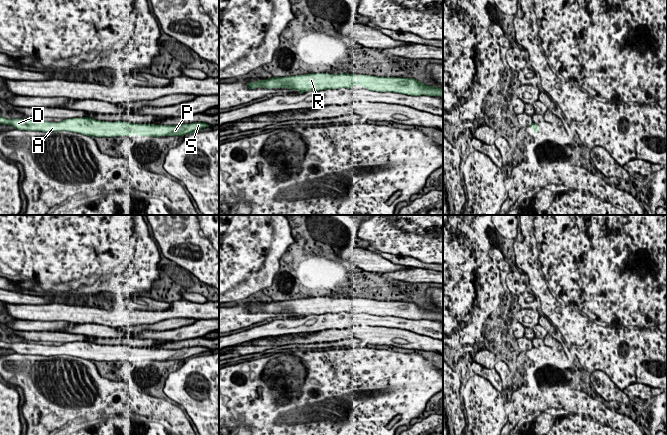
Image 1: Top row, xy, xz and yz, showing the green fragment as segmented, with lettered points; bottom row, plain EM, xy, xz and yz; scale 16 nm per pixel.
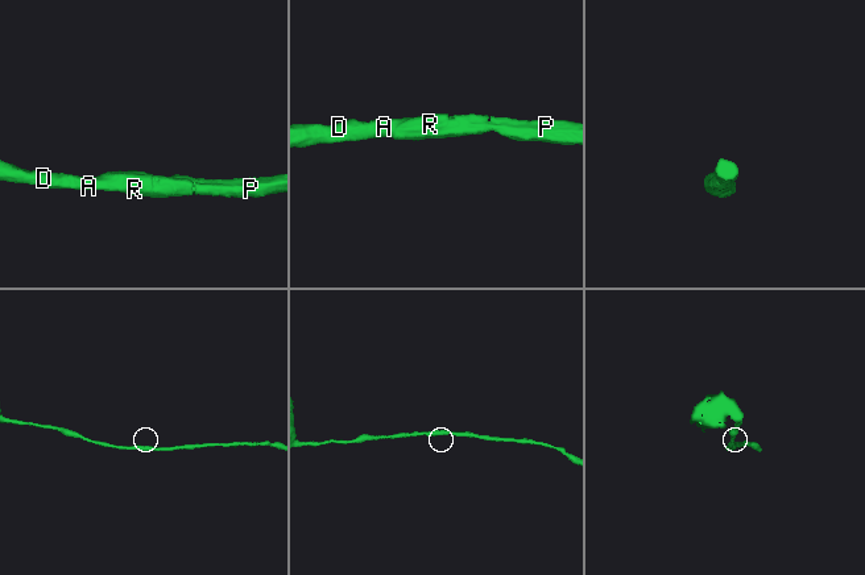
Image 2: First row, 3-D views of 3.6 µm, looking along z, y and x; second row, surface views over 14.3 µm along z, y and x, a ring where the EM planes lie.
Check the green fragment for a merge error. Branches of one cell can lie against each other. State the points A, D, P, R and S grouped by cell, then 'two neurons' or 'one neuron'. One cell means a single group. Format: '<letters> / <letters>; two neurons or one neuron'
A D P R S; one neuron

